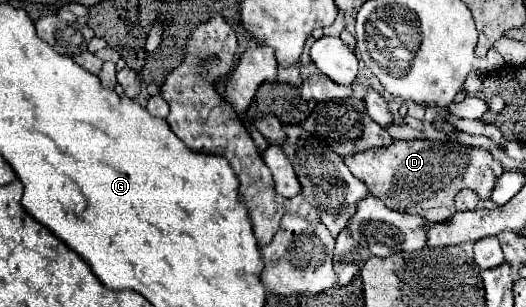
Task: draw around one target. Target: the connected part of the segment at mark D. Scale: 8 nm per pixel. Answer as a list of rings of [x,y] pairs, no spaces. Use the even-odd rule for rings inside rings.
[[[394,140],[390,146],[366,150],[344,162],[350,172],[368,186],[368,192],[380,198],[390,210],[418,214],[430,222],[442,222],[457,211],[454,196],[462,188],[474,190],[482,200],[488,200],[496,180],[506,170],[504,164],[484,148],[440,140]]]

